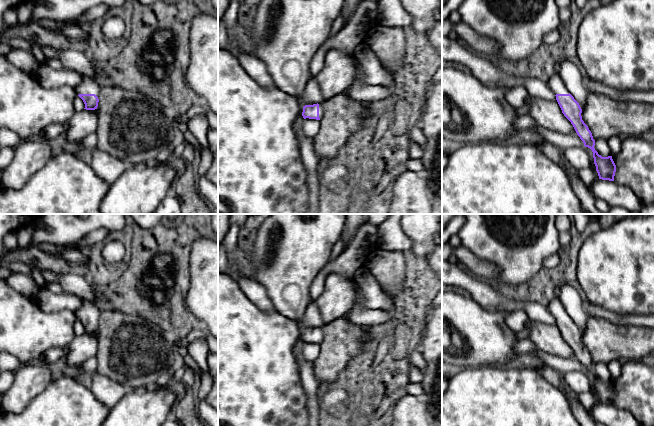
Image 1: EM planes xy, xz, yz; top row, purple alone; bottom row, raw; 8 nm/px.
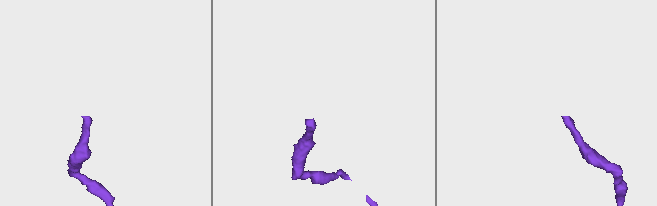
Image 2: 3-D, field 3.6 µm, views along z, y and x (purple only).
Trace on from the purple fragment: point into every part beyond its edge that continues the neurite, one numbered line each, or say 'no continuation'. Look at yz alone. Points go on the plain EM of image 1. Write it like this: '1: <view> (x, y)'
1: yz (555, 306)

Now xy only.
1: xy (89, 309)

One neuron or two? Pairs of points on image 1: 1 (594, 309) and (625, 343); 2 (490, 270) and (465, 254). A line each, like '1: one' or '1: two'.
1: two
2: one

